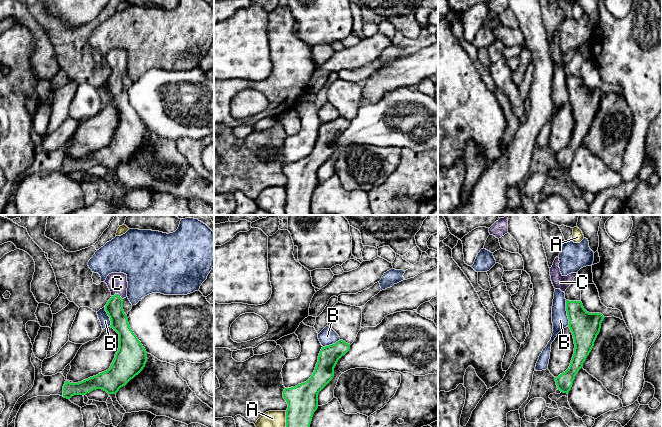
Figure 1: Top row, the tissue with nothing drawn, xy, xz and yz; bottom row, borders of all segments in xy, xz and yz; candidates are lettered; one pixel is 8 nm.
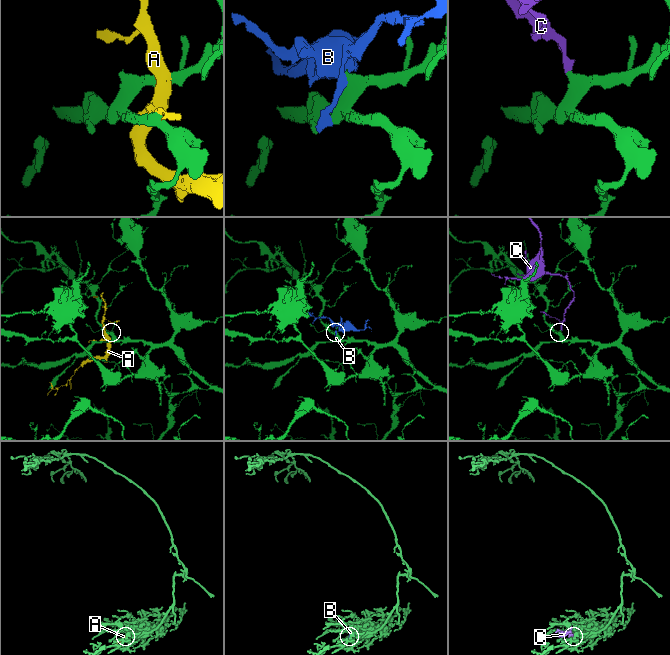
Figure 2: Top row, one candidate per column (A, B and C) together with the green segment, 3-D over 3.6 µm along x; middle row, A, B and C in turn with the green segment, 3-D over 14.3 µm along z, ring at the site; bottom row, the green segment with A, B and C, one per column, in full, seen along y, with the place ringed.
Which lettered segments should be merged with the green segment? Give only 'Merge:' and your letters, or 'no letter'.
Merge: C

